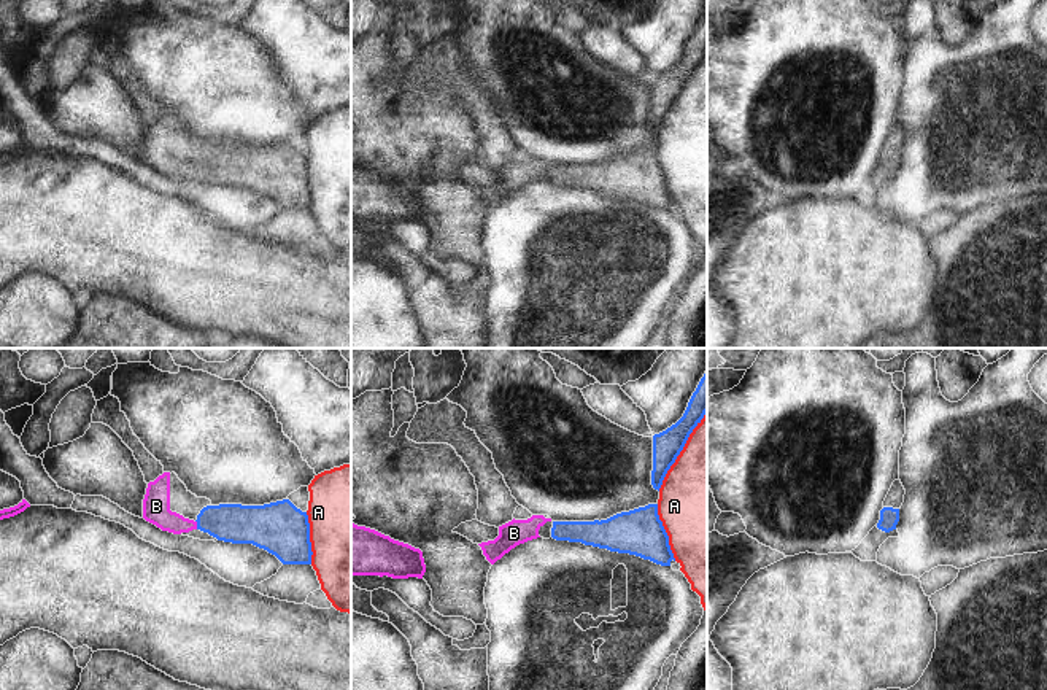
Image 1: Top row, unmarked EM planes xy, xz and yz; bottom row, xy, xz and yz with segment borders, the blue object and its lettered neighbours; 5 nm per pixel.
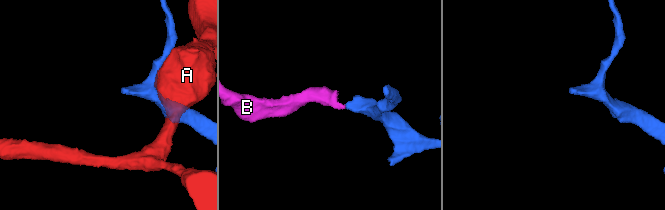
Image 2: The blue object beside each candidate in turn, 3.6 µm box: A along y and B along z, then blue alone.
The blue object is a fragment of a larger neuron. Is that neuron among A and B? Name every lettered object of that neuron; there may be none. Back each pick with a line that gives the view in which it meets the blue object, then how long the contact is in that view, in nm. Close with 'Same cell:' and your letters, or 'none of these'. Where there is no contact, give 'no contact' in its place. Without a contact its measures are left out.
B: contact in xy; length 50 nm
Same cell: B

